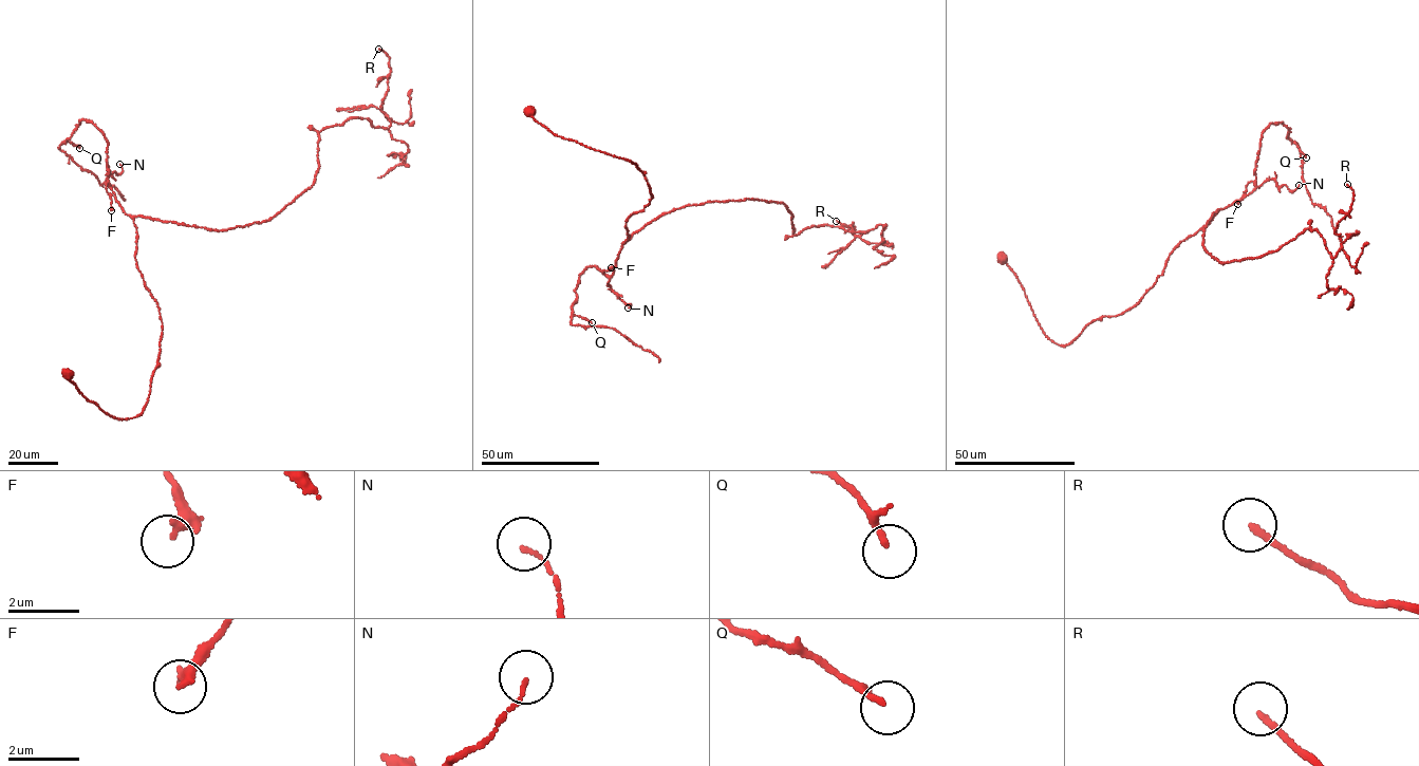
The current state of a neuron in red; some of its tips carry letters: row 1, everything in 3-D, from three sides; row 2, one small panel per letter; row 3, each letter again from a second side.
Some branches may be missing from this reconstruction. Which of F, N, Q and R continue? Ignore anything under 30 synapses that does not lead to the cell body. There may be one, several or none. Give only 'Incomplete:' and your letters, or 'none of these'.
Incomplete: R

